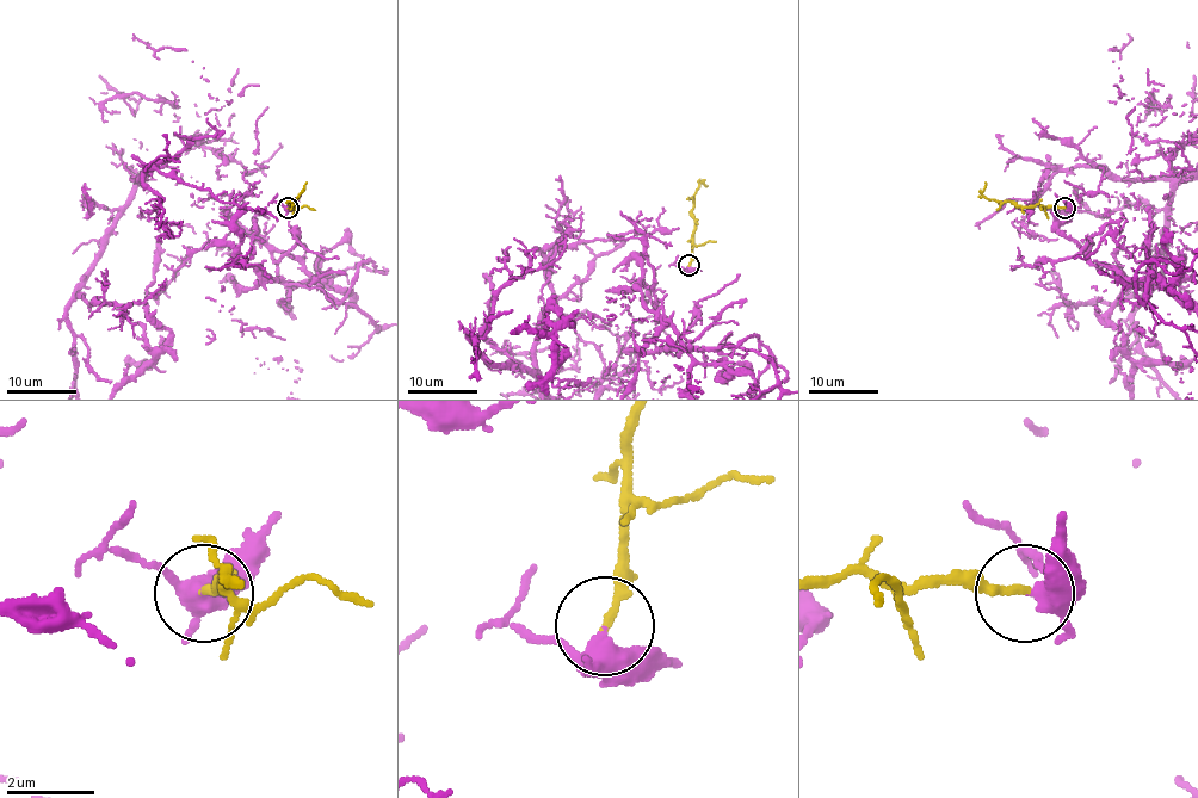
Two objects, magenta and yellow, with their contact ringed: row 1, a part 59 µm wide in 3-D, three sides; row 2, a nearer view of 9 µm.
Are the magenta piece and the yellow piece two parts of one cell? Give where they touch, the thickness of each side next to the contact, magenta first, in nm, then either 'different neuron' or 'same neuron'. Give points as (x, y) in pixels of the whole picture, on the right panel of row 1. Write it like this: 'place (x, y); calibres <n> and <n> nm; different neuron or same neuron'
place (1064, 208); calibres 280 and 200 nm; same neuron

